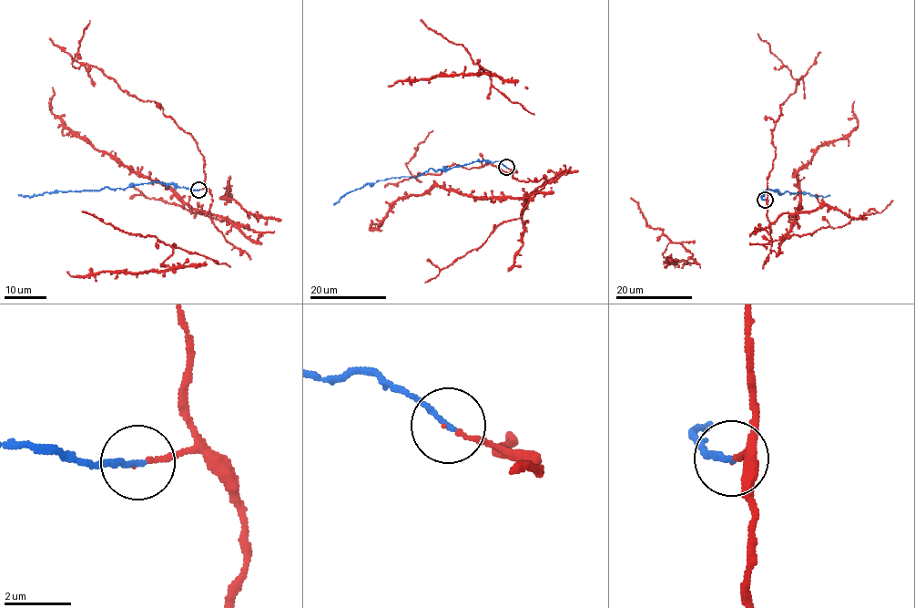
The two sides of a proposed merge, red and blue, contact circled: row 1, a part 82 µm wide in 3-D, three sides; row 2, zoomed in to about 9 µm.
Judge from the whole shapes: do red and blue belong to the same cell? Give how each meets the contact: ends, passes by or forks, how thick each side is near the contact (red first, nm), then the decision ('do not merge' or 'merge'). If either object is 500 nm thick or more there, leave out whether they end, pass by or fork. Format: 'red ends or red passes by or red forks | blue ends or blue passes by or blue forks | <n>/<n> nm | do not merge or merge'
red ends | blue ends | 110/170 nm | merge

